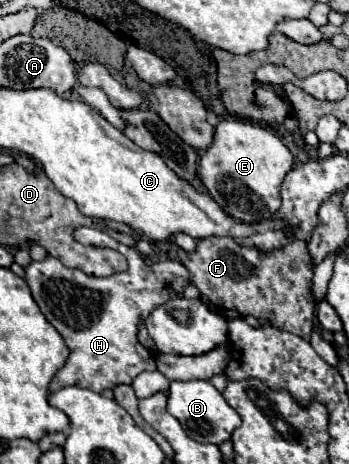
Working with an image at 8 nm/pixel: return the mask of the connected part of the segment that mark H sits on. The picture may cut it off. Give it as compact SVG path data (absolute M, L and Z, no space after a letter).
M81 227L73 236L82 244L118 250L130 262L130 270L108 278L94 278L82 270L70 270L58 258L48 256L44 262L30 262L26 268L26 284L46 320L64 336L70 348L70 358L52 378L50 392L64 386L102 392L118 384L130 384L144 370L156 370L154 354L138 342L138 326L142 316L148 318L154 308L172 298L180 298L190 284L190 274L176 260L146 266L138 250L116 242L104 230Z

